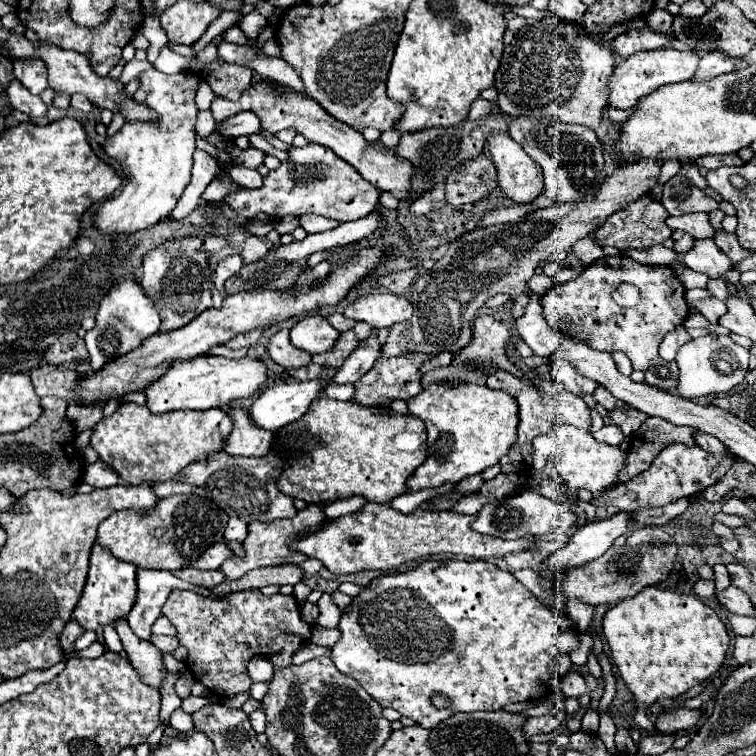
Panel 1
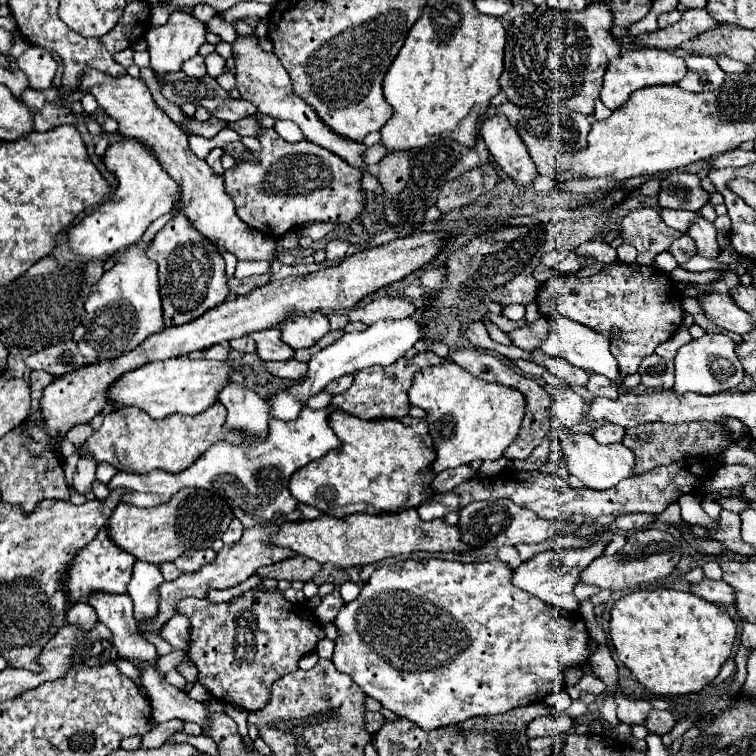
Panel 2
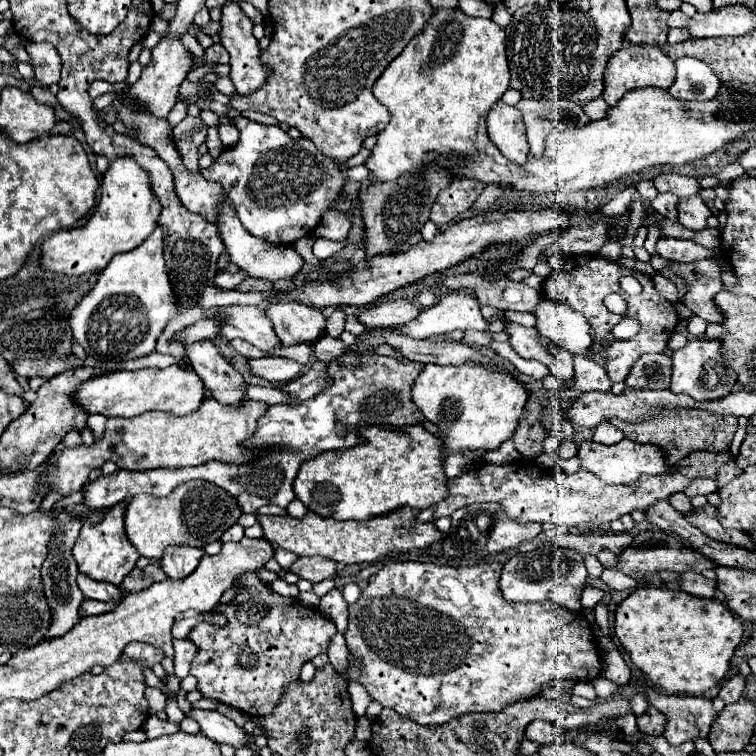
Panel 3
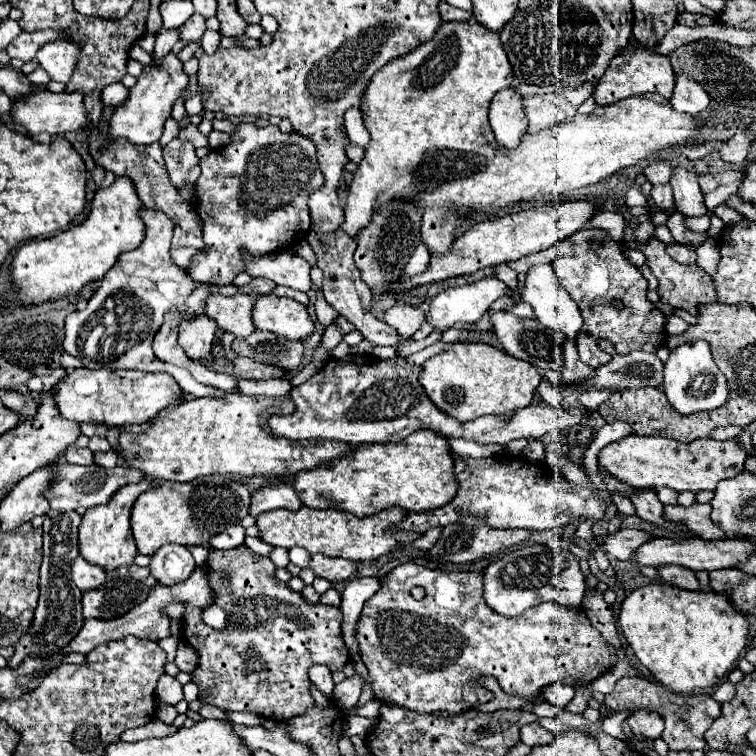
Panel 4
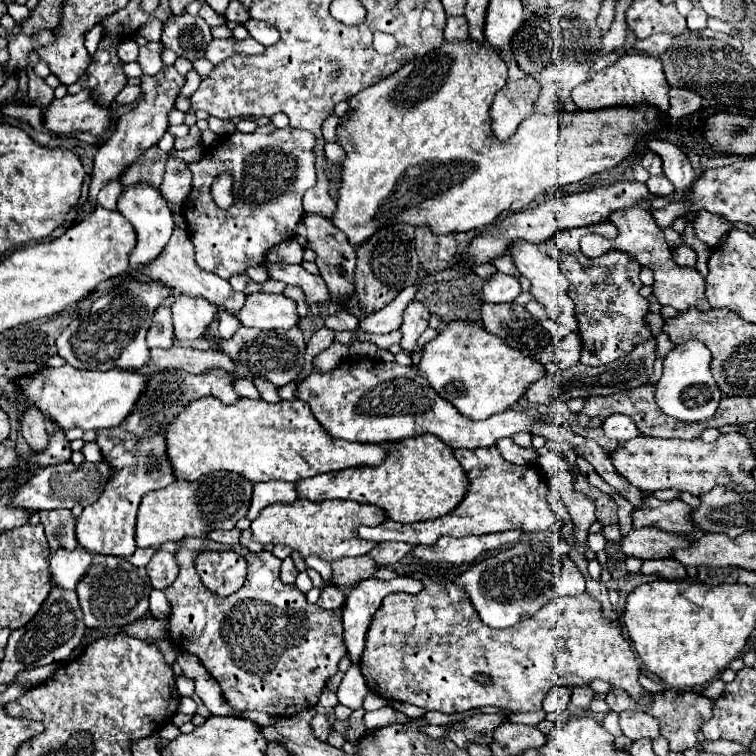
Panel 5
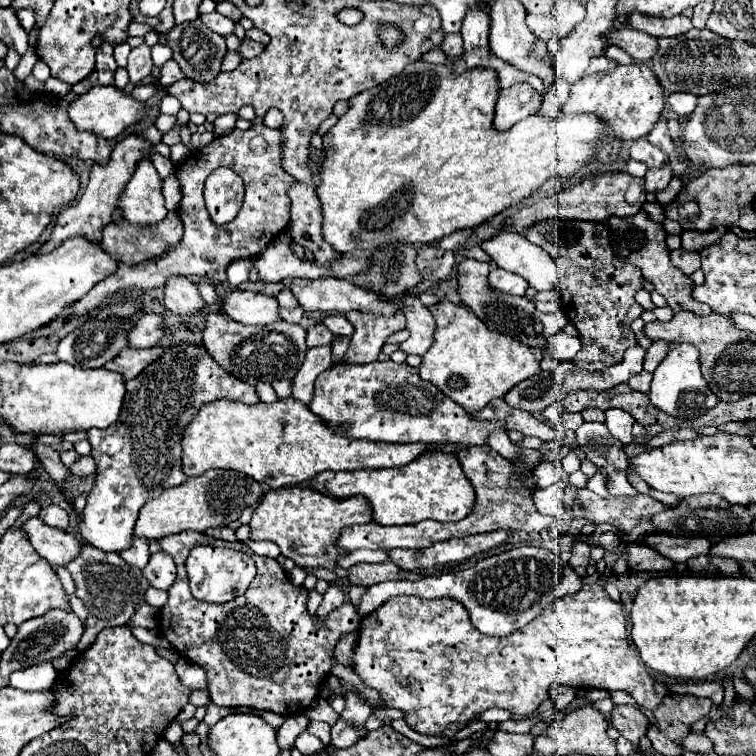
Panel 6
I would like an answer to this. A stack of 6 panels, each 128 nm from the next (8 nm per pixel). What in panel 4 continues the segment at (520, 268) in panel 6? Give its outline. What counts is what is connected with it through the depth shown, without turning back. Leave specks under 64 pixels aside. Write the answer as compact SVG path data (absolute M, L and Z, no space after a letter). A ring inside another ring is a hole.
M538 264L538 266L532 266L528 270L528 276L526 276L526 288L522 290L522 298L524 302L528 302L536 314L536 320L552 330L558 330L562 332L566 338L576 338L584 320L582 320L582 314L580 314L580 308L578 304L568 296L568 292L564 292L558 284L556 284L556 274L554 266L552 264Z

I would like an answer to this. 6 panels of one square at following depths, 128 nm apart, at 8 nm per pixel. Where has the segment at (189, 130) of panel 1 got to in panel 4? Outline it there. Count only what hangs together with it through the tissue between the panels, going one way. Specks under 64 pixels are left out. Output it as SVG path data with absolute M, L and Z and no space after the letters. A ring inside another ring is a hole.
M116 176L110 186L94 194L90 214L80 226L72 226L44 240L32 240L16 252L12 260L12 280L20 288L20 300L24 304L48 302L78 292L90 280L100 280L122 252L142 244L146 236L146 224L140 218L142 210L144 204L136 196L132 180L128 176Z

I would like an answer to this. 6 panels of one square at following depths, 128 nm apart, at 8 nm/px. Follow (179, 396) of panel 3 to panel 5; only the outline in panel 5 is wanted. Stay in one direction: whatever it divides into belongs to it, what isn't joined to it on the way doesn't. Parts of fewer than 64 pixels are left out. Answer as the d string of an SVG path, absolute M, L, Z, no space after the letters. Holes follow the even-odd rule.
M64 364L60 368L46 368L40 374L34 374L32 382L22 388L22 398L26 402L34 402L34 406L38 406L44 416L66 430L74 426L82 430L100 430L120 426L130 416L140 396L146 392L148 382L148 376L140 376L122 368L90 372Z

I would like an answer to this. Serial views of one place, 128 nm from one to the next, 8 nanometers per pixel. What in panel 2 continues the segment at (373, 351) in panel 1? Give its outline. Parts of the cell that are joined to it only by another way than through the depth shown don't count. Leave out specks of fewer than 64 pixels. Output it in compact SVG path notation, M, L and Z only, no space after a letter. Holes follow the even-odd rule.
M346 374L346 376L340 376L340 378L332 380L332 384L328 384L326 392L330 392L330 394L342 394L344 390L348 390L348 388L352 386L352 382L354 382L354 374Z

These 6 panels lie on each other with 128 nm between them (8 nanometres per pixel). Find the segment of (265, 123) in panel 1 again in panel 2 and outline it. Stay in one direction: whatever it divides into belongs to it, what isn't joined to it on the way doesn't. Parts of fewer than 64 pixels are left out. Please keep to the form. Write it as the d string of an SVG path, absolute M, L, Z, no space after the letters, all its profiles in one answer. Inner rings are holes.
M238 36L232 44L232 50L236 54L236 88L240 90L242 100L252 102L260 114L264 116L272 116L276 120L290 120L294 124L298 124L298 128L302 130L304 138L312 144L318 144L334 154L338 154L342 160L346 160L350 166L362 170L362 172L370 172L370 166L364 162L364 152L368 150L368 146L364 142L356 142L356 140L348 140L340 134L336 134L334 130L330 130L320 116L312 110L312 106L306 100L300 100L300 96L294 92L292 88L292 80L288 76L288 72L284 70L284 66L278 62L278 58L274 54L268 54L260 48L256 38L250 36Z

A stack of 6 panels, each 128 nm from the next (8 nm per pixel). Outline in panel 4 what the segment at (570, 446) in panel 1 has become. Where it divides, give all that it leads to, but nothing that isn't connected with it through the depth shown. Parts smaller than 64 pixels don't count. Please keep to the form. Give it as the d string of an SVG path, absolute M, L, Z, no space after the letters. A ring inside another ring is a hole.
M630 434L618 442L604 446L598 454L598 468L606 470L614 478L630 484L632 488L660 488L670 486L676 492L700 492L716 490L716 484L726 478L734 478L744 470L746 452L736 440L694 440L692 444L680 444L662 436L638 436Z

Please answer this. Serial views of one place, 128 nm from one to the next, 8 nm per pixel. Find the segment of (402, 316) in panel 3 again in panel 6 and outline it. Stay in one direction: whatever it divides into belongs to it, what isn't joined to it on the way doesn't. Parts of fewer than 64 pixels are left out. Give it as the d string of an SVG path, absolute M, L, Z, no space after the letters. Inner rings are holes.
M412 294L404 298L404 314L406 314L406 328L410 330L410 338L400 344L400 350L406 354L424 356L432 344L432 332L436 328L432 312Z

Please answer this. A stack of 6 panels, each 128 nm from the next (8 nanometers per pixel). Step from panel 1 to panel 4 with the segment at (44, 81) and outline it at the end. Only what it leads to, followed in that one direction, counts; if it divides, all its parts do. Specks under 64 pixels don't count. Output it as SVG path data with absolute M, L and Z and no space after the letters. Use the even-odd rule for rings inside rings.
M64 40L48 42L36 52L36 60L48 72L50 80L62 82L62 84L70 80L72 70L76 66L76 56L78 56L76 44L64 42Z

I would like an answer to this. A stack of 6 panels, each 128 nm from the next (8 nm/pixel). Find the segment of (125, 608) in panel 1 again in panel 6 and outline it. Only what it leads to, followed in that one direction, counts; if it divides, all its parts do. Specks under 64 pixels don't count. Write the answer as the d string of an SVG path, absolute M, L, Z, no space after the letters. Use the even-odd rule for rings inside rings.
M172 346L156 364L150 364L134 380L128 380L120 420L112 428L92 428L88 432L92 456L98 464L98 478L78 524L86 544L104 552L124 552L132 546L134 524L144 502L160 496L164 488L186 480L180 464L180 432L184 424L192 420L202 404L218 398L244 404L260 402L254 386L228 374L202 346Z

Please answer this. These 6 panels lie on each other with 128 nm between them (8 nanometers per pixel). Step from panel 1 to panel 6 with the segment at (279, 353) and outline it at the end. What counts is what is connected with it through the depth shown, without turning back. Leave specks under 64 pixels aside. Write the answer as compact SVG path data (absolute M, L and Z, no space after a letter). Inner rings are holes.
M168 212L164 224L160 224L160 228L154 228L154 230L156 230L156 234L152 234L148 230L142 232L142 228L132 228L132 224L124 224L120 220L120 222L108 224L108 228L104 228L102 242L104 242L104 248L108 248L110 252L118 252L118 256L122 258L124 264L142 264L146 260L156 260L156 258L168 254L170 250L174 250L180 244L182 234L184 234L184 226L176 212Z

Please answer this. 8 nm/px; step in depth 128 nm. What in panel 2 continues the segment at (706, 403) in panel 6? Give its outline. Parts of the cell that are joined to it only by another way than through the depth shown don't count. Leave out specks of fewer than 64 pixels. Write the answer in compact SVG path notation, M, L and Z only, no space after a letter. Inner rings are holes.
M704 334L702 338L690 340L688 344L684 344L674 358L674 364L676 364L674 390L678 394L686 394L686 392L720 394L720 392L734 390L744 378L744 368L734 348L736 344L726 334Z

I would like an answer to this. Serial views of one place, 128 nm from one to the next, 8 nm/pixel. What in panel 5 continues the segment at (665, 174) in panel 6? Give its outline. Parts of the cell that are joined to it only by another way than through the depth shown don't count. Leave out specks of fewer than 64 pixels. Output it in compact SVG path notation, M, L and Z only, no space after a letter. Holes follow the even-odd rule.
M652 176L648 182L646 182L650 194L654 196L672 196L674 194L674 188L672 184L666 180L666 176Z

